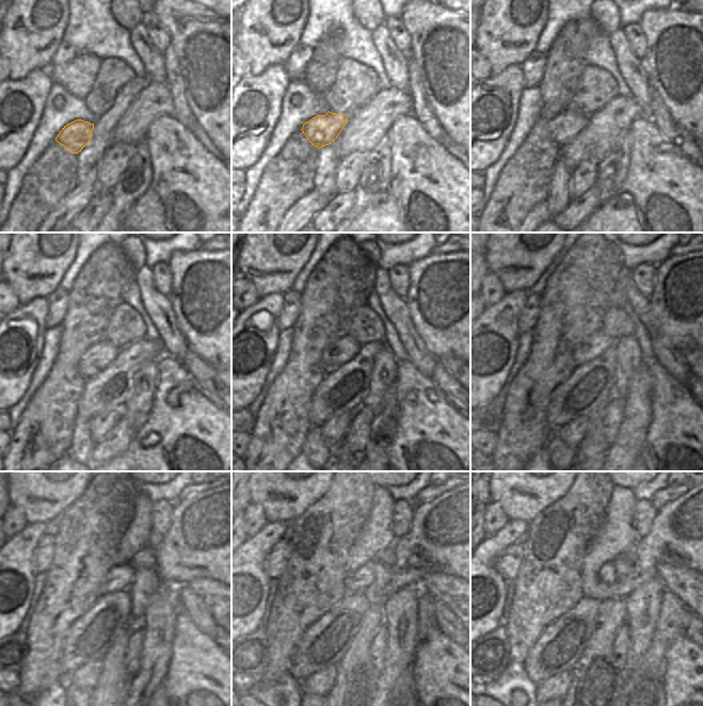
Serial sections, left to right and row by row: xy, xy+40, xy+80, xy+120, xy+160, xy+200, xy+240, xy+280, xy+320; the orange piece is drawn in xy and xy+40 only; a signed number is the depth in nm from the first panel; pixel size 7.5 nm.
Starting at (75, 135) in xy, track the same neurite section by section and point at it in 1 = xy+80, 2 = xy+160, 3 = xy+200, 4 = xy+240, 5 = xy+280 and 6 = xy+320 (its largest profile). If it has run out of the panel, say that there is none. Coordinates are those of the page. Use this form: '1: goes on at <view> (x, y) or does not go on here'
1: goes on at xy+80 (562, 128)
2: goes on at xy+160 (342, 351)
3: goes on at xy+200 (592, 346)
4: goes on at xy+240 (121, 577)
5: goes on at xy+280 (357, 581)
6: goes on at xy+320 (609, 573)

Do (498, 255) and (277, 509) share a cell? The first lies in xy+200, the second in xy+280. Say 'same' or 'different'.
same

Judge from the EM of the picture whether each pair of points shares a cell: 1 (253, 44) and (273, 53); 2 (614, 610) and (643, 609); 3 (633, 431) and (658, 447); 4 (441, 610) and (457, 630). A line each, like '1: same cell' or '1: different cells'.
1: same cell
2: different cells
3: different cells
4: same cell

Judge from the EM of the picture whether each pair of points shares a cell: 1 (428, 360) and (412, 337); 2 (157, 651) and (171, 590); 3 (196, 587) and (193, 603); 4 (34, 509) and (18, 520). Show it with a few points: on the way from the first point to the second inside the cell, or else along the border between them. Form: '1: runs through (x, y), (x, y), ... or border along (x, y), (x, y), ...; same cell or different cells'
1: runs through (422, 355), (412, 342); same cell
2: runs through (158, 636), (160, 630), (160, 613), (163, 605); same cell
3: border along (187, 584), (202, 598), (210, 612); different cells
4: border along (11, 504), (22, 509), (25, 520), (28, 524); different cells

